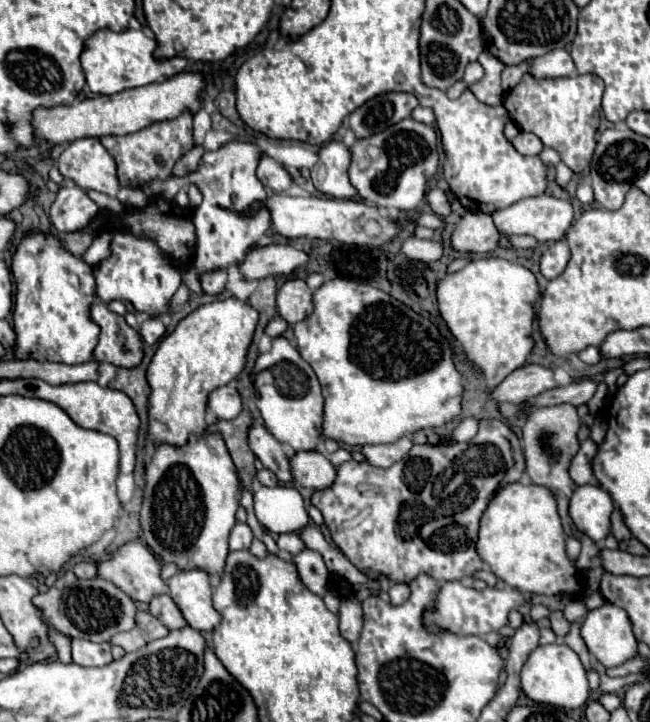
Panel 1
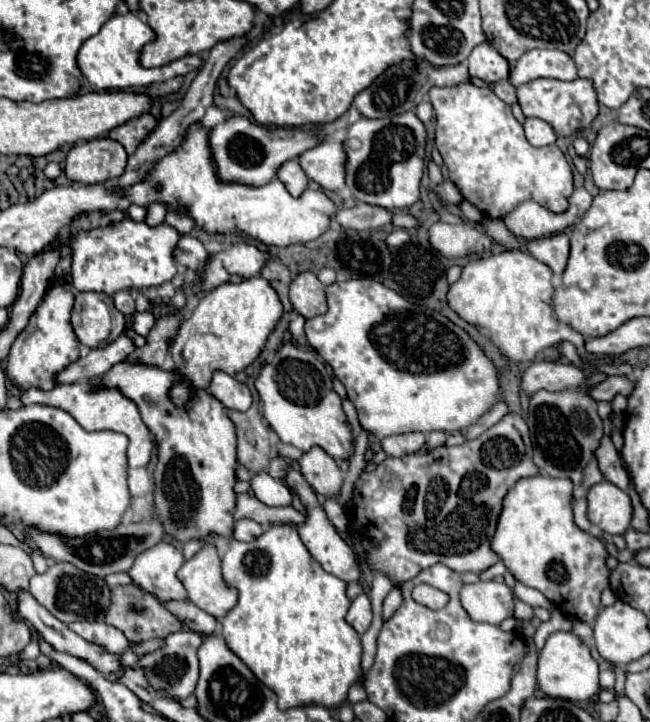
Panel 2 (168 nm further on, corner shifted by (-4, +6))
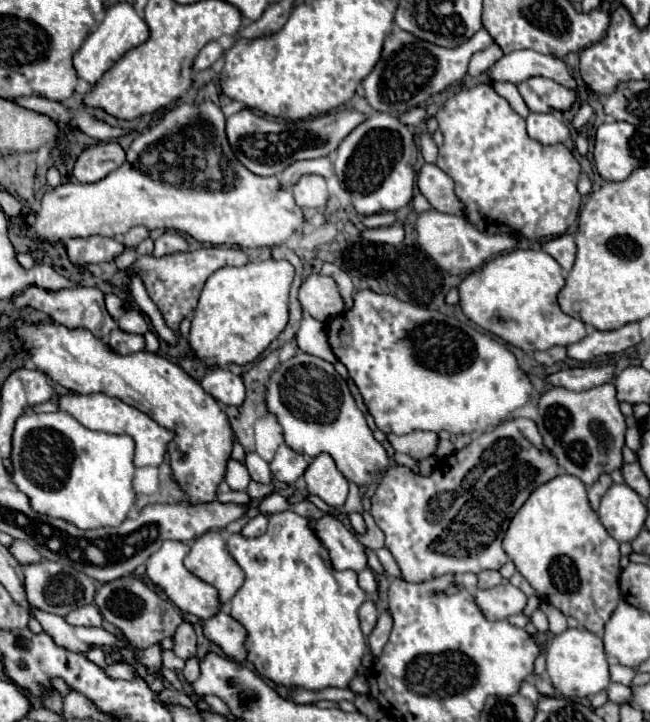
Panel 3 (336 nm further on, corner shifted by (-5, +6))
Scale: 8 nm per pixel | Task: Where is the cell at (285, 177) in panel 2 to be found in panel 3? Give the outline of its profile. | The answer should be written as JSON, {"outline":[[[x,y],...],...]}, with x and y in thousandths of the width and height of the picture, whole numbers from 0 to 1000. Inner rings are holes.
{"outline":[[[475,241],[460,249],[451,260],[451,274],[460,288],[494,288],[506,280],[503,252],[497,244]]]}

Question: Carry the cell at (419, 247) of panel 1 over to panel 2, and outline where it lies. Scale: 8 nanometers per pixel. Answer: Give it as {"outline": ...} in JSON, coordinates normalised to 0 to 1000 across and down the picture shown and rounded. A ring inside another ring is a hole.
{"outline":[[[612,316],[612,319],[603,319],[600,321],[600,327],[597,327],[597,338],[600,341],[618,341],[618,338],[625,338],[631,332],[631,324],[622,319],[622,316]]]}

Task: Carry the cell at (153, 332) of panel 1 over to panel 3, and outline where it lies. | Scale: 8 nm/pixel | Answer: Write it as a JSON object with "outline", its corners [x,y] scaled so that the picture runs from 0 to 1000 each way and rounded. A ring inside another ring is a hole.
{"outline":[[[195,429],[183,443],[180,452],[189,460],[202,460],[202,463],[223,463],[229,457],[229,449],[223,443],[223,438],[214,429]]]}

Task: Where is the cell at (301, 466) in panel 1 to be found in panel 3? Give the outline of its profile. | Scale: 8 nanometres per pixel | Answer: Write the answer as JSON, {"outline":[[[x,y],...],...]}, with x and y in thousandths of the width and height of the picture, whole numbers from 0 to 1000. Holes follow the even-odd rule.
{"outline":[[[491,629],[488,634],[482,634],[466,662],[478,684],[491,687],[497,695],[503,695],[512,704],[528,704],[531,690],[537,684],[537,670],[531,659],[518,651],[506,629]]]}

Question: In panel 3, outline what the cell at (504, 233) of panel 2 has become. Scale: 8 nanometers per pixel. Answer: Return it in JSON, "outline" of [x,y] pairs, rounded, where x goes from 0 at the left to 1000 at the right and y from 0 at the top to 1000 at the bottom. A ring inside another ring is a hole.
{"outline":[[[866,324],[866,327],[857,327],[851,332],[845,332],[835,346],[842,352],[848,352],[869,377],[875,377],[882,371],[882,363],[885,363],[885,352],[888,352],[888,343],[885,343],[885,332],[882,327],[875,324]]]}

